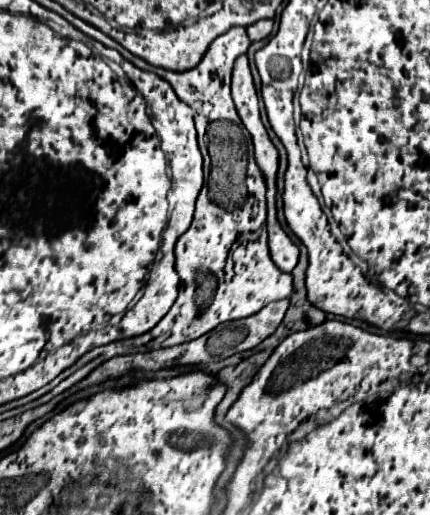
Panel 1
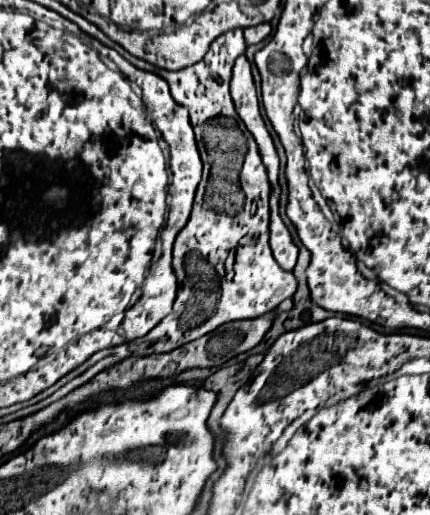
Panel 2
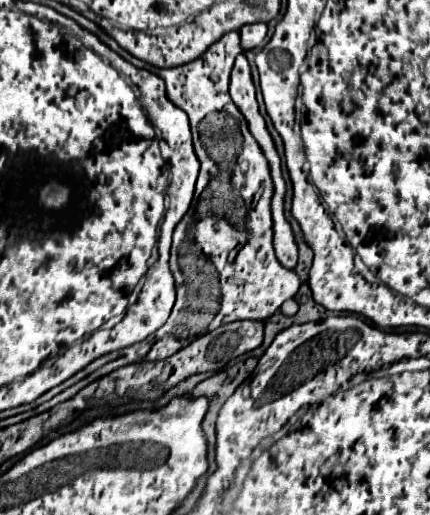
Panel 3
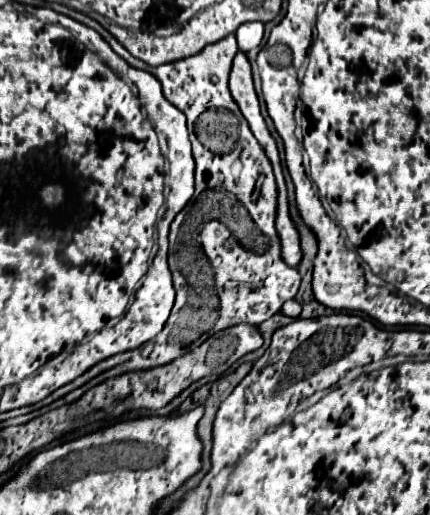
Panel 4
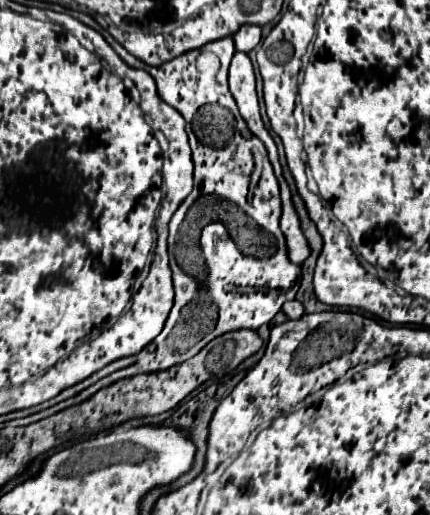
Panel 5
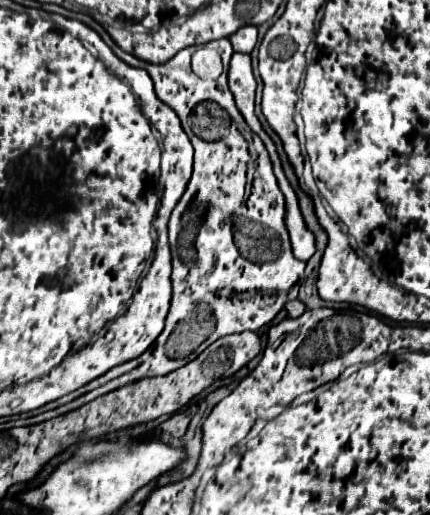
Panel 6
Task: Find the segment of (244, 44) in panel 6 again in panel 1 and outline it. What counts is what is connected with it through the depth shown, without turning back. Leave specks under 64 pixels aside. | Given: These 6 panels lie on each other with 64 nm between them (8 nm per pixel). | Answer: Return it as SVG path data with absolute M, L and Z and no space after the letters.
M266 18L266 20L258 20L258 22L250 24L246 30L248 30L250 40L256 42L256 40L266 38L266 36L272 32L272 26L274 26L274 20L268 20L268 18Z

